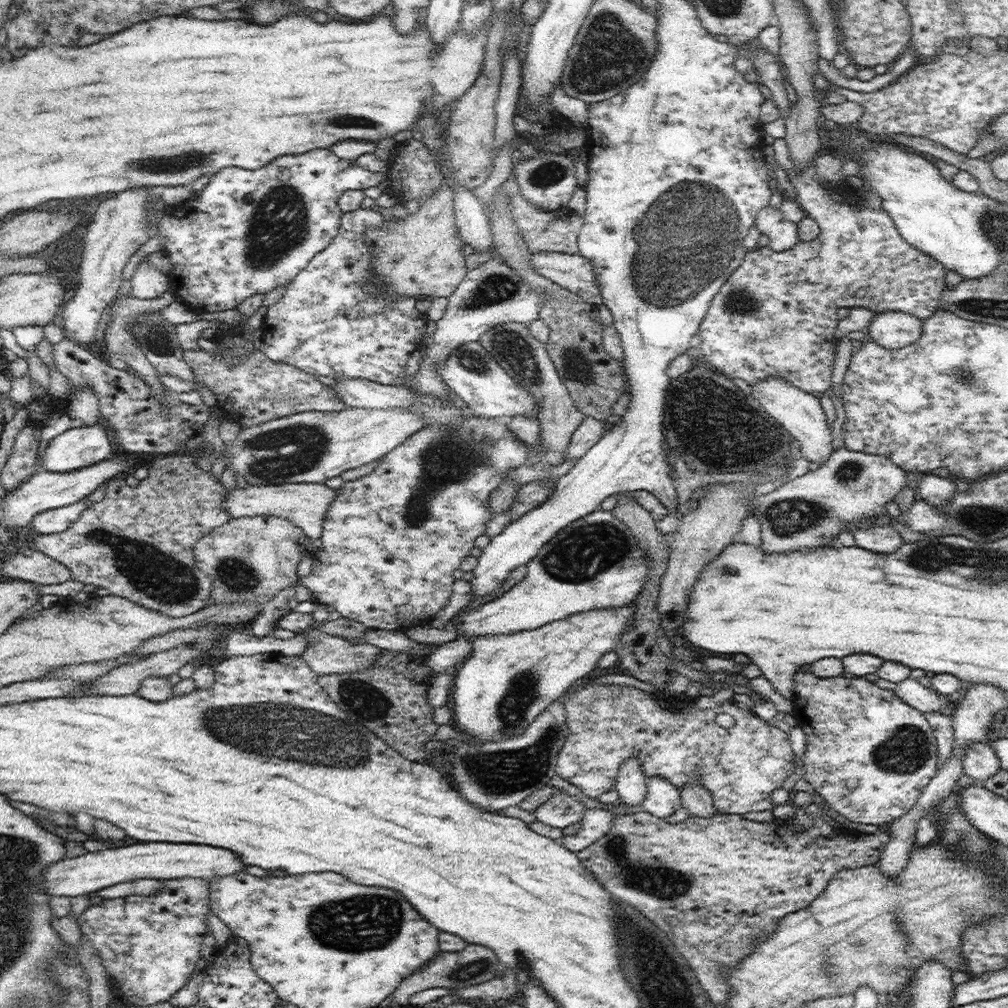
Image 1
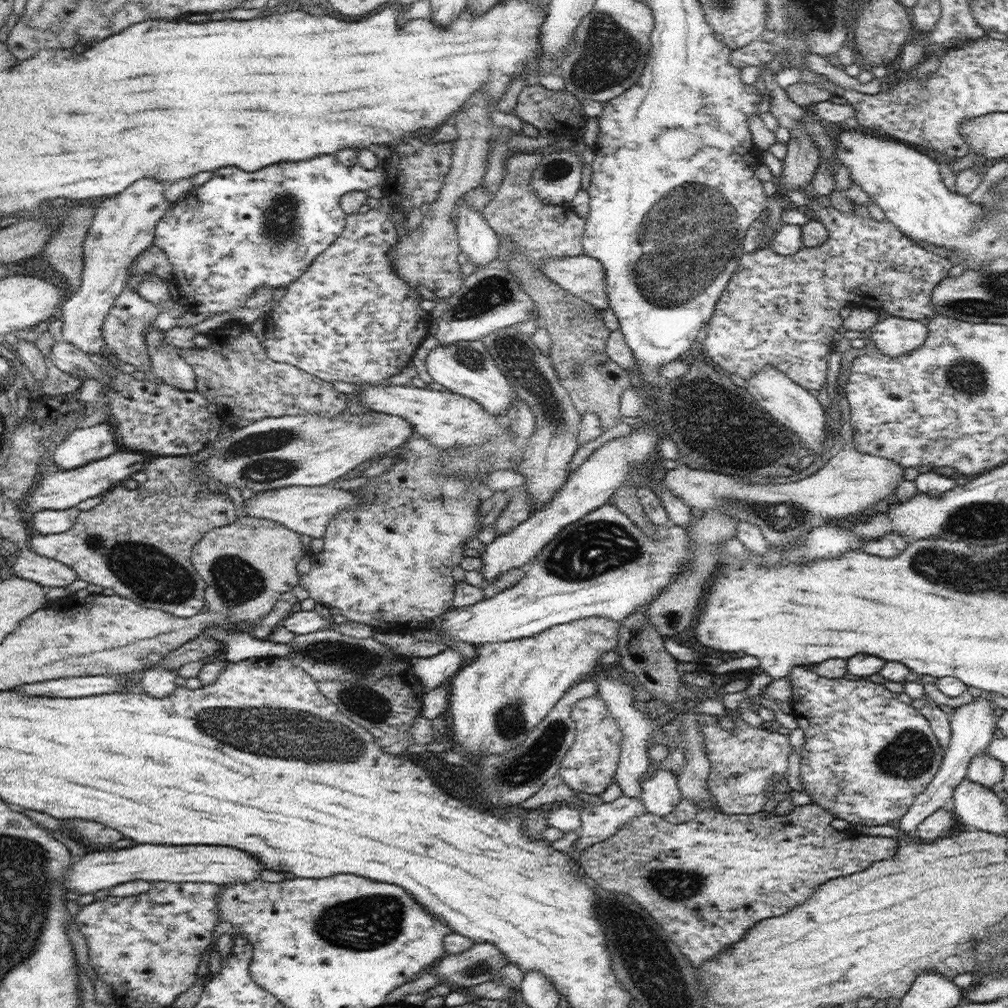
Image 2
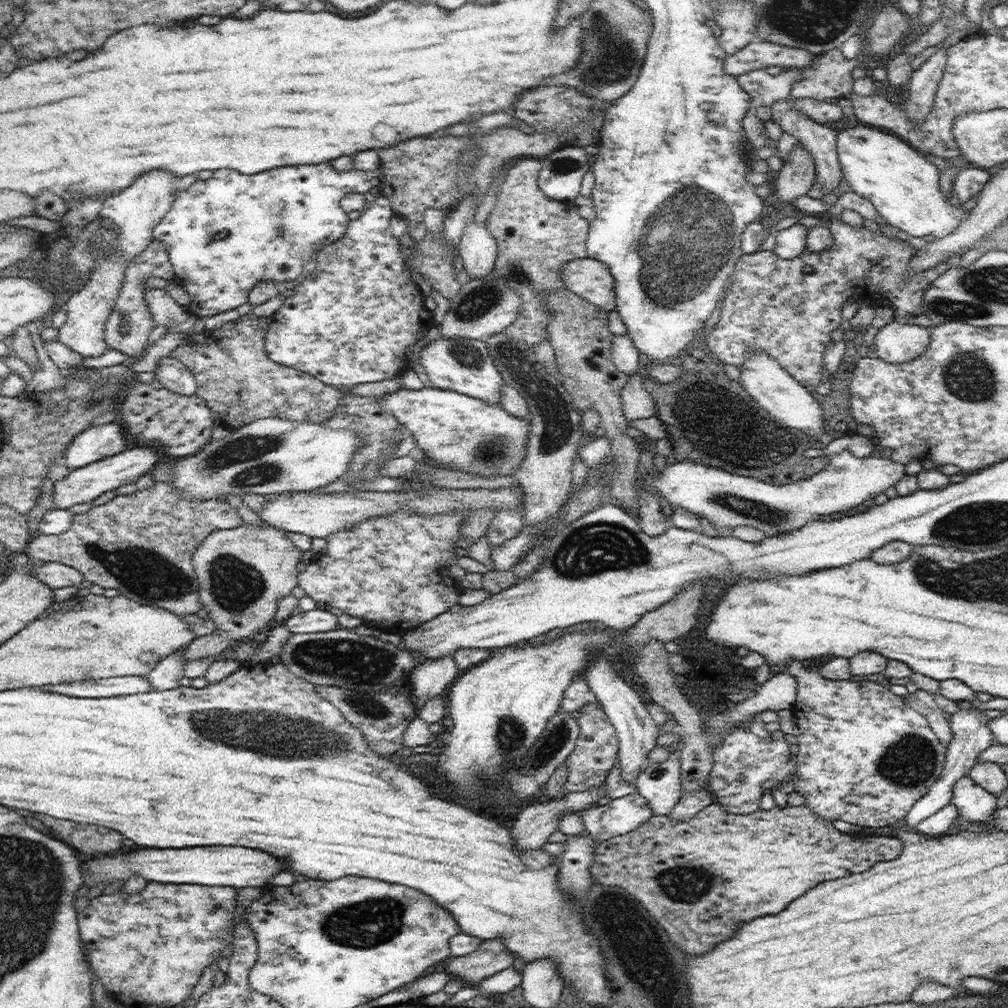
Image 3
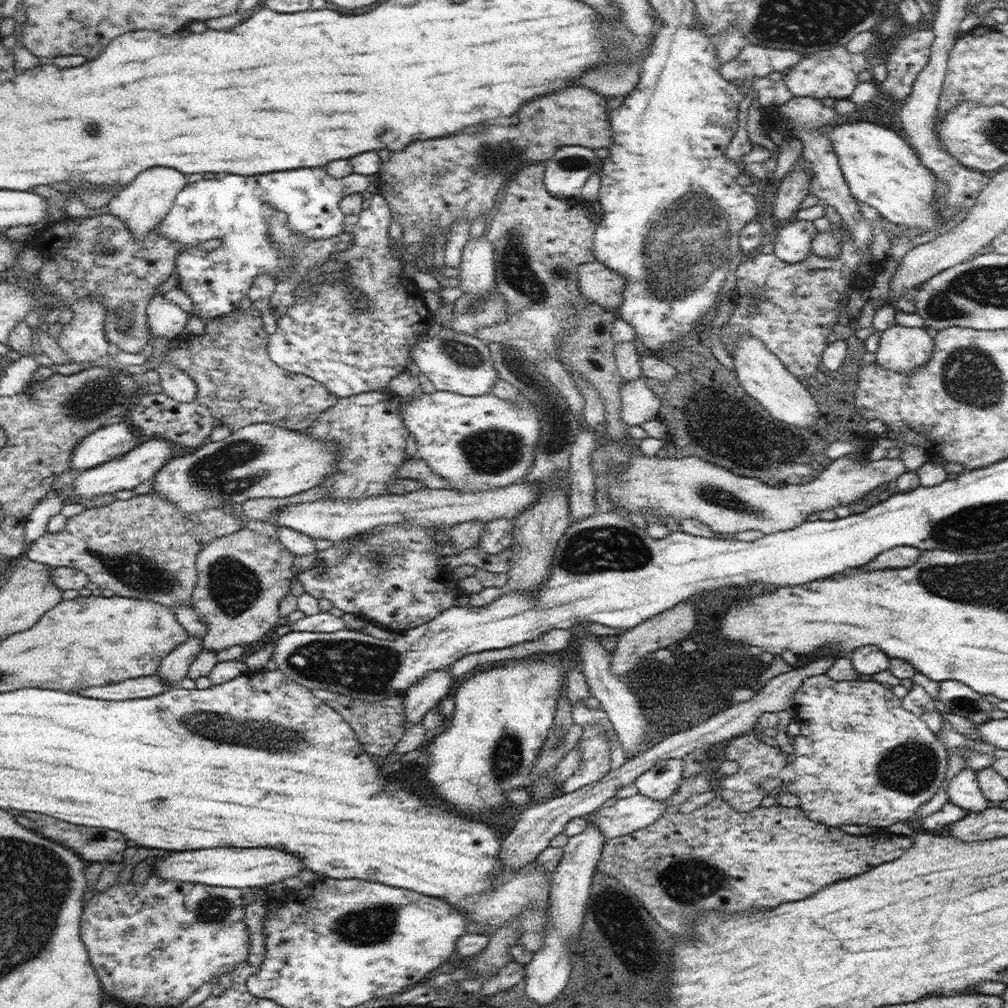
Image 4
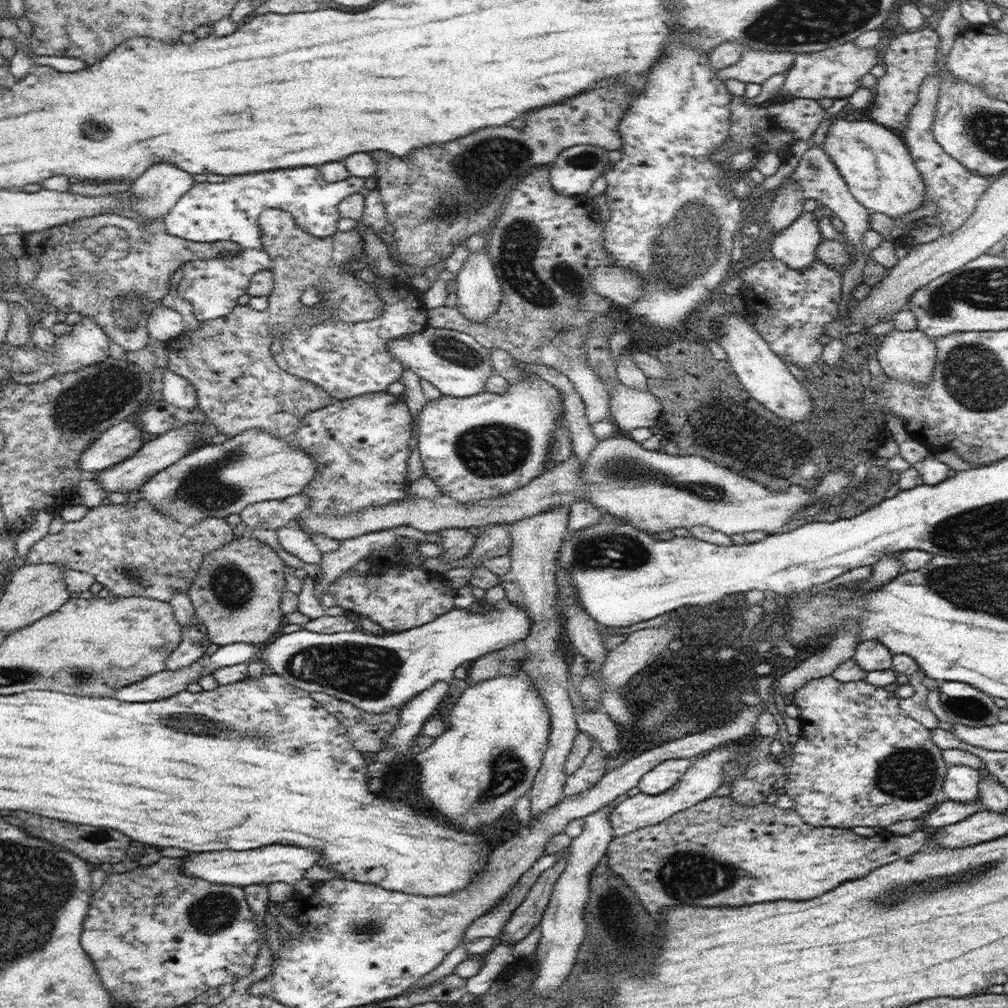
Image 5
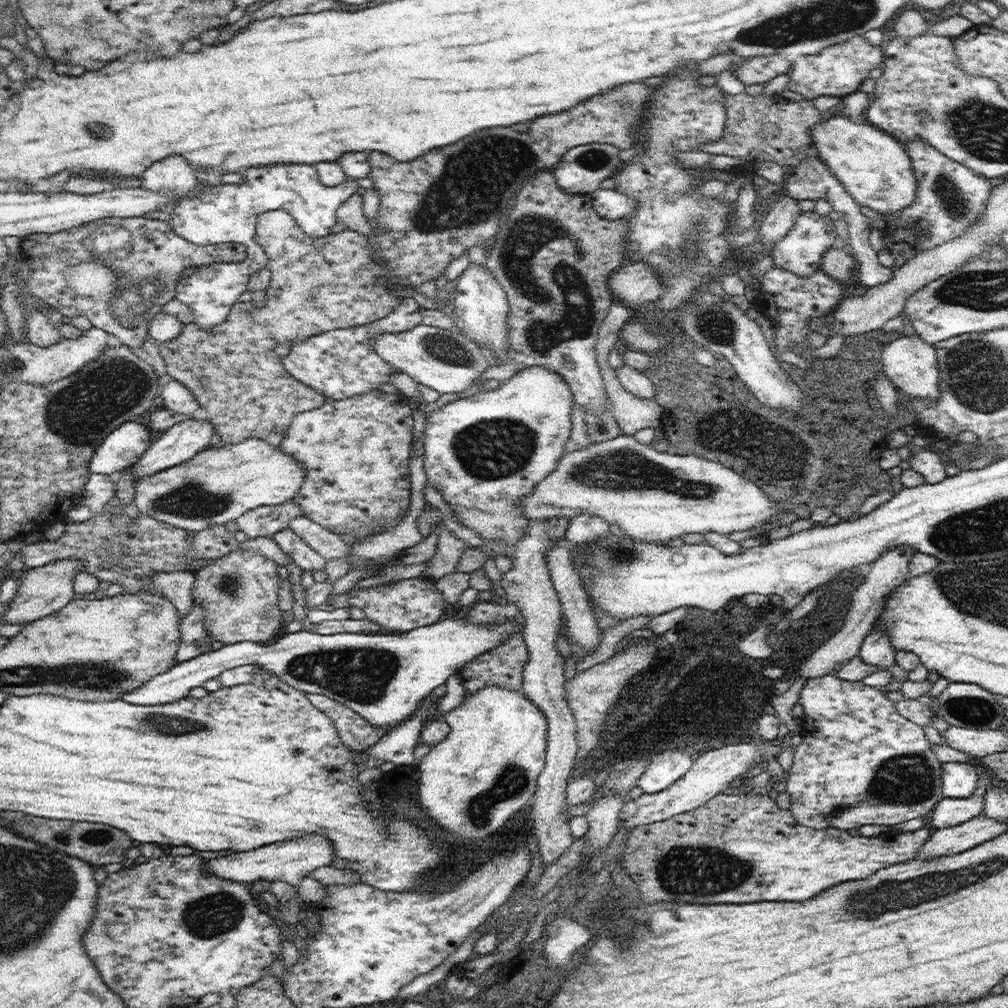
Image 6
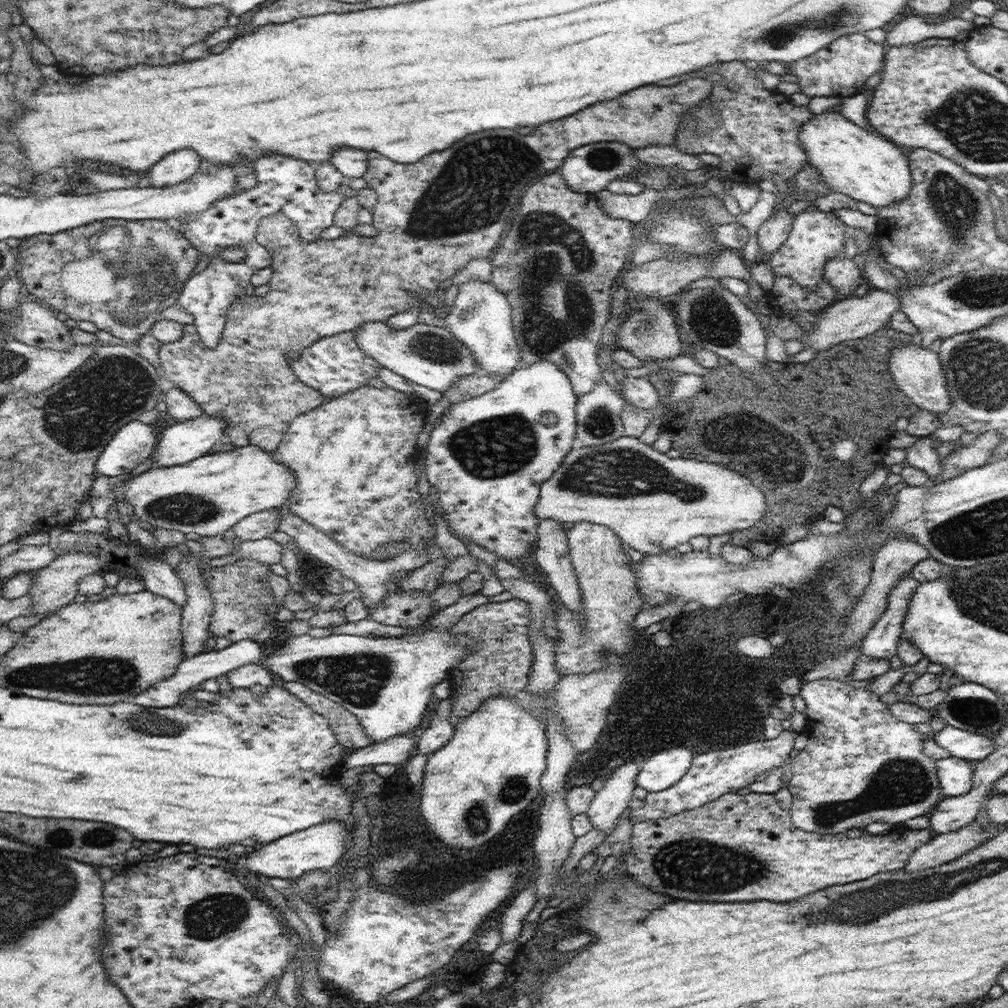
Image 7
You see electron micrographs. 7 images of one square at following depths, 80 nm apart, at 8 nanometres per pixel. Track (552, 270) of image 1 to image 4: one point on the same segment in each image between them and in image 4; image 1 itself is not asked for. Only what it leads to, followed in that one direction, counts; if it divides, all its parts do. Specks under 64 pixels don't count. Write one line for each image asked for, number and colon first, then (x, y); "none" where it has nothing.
2: (583, 275)
3: (589, 278)
4: (600, 284)

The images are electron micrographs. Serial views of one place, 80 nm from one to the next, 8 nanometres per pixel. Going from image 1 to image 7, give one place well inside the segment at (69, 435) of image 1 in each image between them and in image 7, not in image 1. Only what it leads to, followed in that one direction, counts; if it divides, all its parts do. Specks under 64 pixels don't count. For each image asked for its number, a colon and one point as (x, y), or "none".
2: (84, 445)
3: (97, 443)
4: (109, 442)
5: (120, 442)
6: (122, 448)
7: (133, 444)

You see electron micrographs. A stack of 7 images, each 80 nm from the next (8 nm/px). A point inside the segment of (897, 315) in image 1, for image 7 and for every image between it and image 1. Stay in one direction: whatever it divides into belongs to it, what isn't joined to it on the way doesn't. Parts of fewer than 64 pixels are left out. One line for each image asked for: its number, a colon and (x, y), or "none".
2: (894, 336)
3: (896, 343)
4: (902, 349)
5: (909, 356)
6: (909, 363)
7: (917, 371)

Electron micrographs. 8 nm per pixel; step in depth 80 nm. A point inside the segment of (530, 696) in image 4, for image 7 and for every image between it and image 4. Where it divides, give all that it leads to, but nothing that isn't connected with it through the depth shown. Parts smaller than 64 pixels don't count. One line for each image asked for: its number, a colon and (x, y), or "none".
5: (487, 758)
6: (486, 769)
7: (490, 770)

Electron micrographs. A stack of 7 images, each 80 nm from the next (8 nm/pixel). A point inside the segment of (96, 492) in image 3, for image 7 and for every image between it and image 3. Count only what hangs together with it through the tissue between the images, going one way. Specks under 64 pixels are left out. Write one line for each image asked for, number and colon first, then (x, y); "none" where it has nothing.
4: (126, 472)
5: (156, 455)
6: (180, 443)
7: (185, 441)

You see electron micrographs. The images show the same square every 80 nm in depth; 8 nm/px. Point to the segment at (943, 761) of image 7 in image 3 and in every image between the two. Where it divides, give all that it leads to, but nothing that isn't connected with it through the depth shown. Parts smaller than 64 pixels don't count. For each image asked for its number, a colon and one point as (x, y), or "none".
3: (975, 804)
4: (963, 789)
5: (961, 784)
6: (959, 780)

